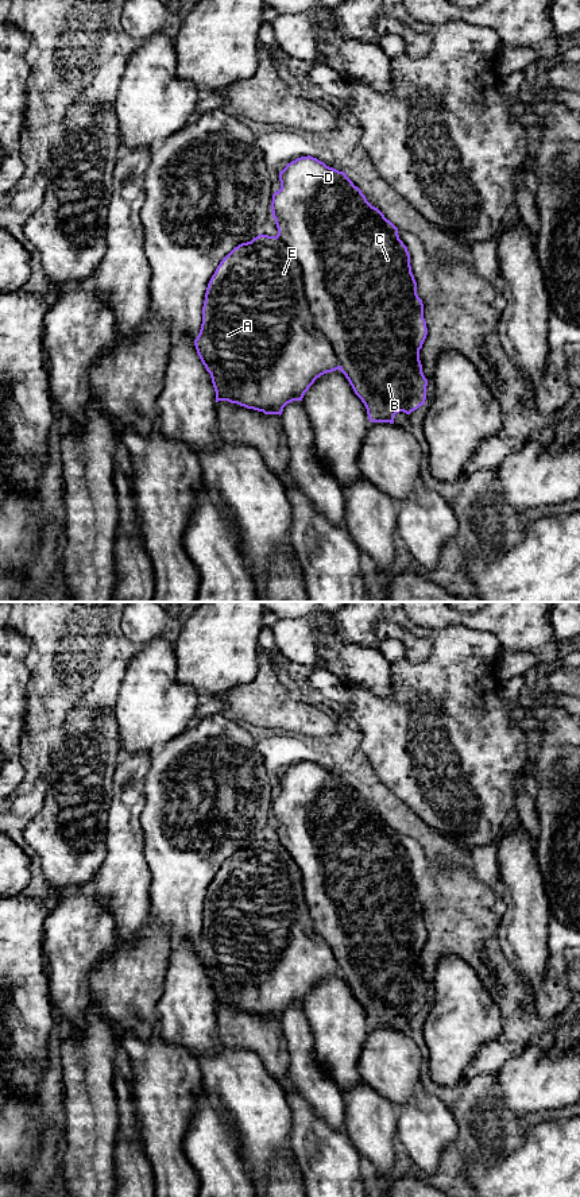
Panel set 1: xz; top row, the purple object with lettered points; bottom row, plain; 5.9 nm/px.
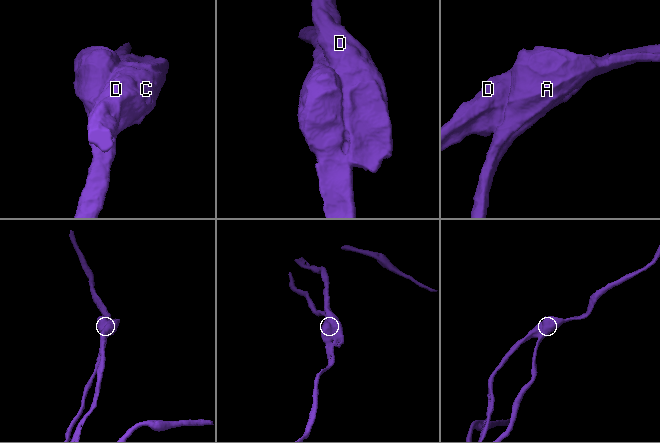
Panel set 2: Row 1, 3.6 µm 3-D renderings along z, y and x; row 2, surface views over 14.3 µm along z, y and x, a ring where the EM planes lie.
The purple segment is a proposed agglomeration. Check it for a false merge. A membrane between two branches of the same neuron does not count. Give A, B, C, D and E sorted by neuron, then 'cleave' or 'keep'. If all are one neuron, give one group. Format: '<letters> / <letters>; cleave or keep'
A E / B C D; cleave

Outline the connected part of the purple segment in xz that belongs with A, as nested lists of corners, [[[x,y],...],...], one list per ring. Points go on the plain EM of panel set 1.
[[[260,838],[223,862],[206,892],[202,928],[194,950],[210,978],[216,1007],[228,1005],[264,1019],[281,1020],[287,1008],[302,1005],[317,982],[340,973],[330,946],[314,928],[301,870],[279,839]]]

